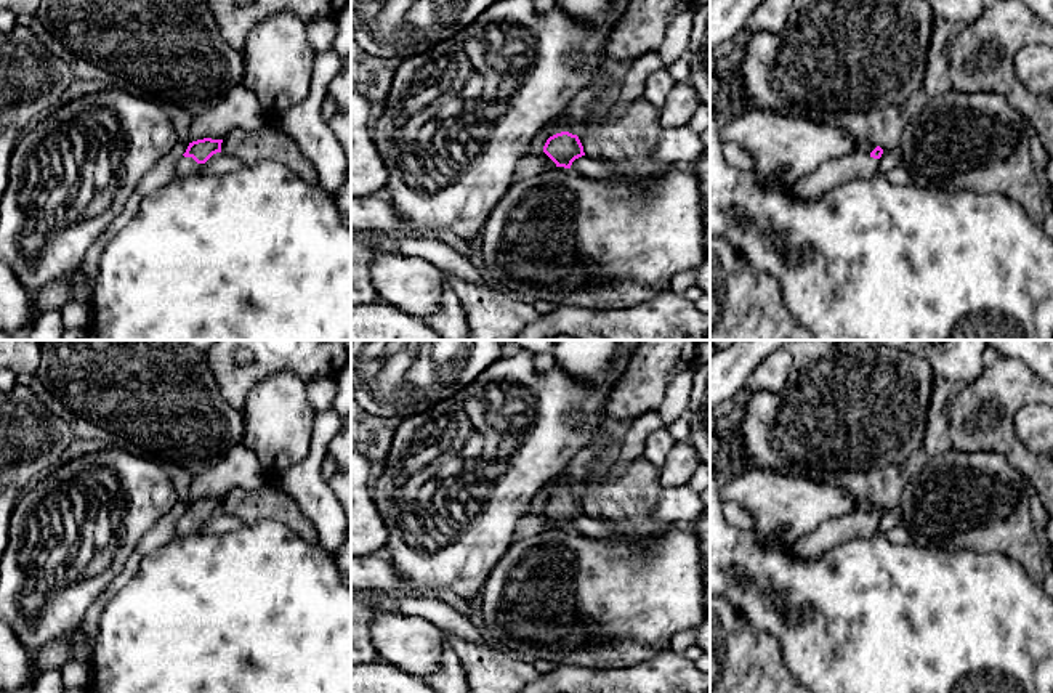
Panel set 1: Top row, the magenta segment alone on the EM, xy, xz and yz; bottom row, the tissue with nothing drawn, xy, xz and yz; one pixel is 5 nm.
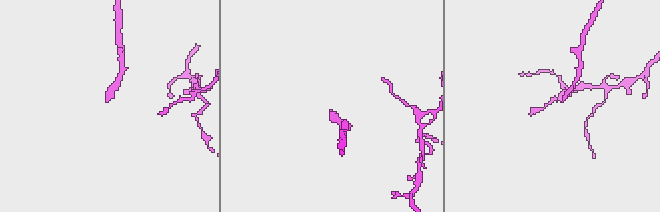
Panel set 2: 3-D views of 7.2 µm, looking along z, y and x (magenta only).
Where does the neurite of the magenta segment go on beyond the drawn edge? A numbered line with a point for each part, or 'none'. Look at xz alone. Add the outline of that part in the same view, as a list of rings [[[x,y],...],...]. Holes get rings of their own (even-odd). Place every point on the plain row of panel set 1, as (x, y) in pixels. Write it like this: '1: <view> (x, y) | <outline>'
1: xz (560, 483) | [[[564,472],[564,473],[555,476],[551,480],[551,483],[547,486],[547,489],[548,489],[548,494],[553,496],[556,492],[567,491],[572,486],[574,486],[574,483],[571,481],[571,478]]]

